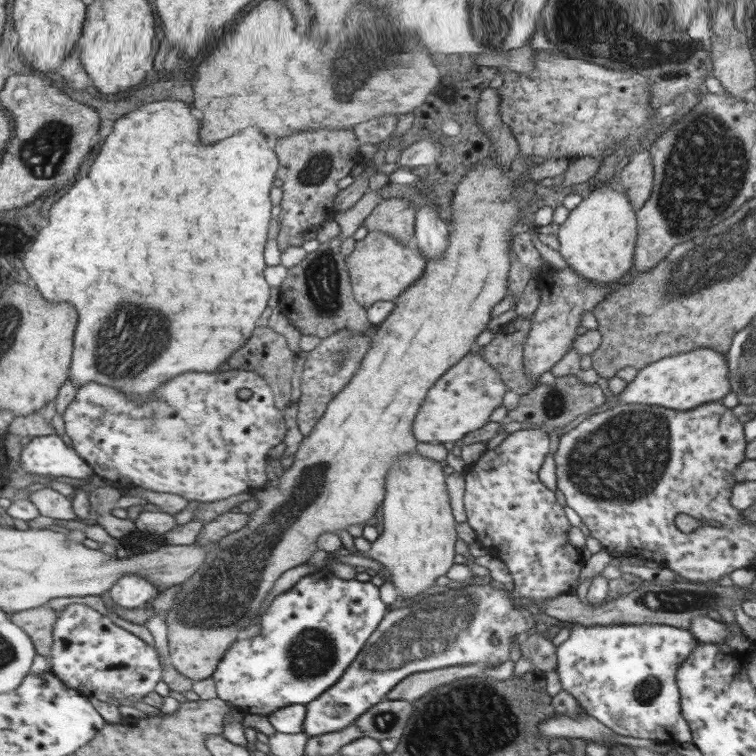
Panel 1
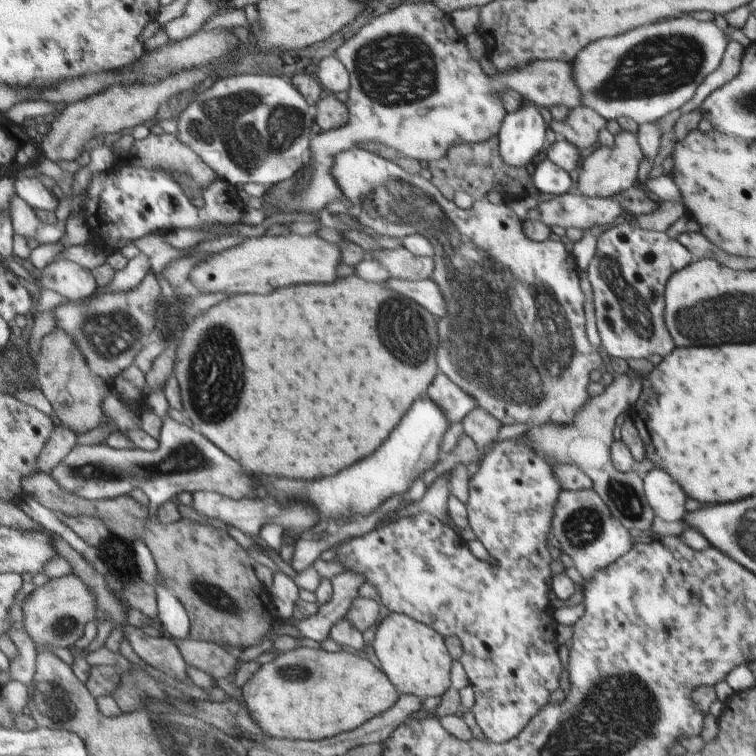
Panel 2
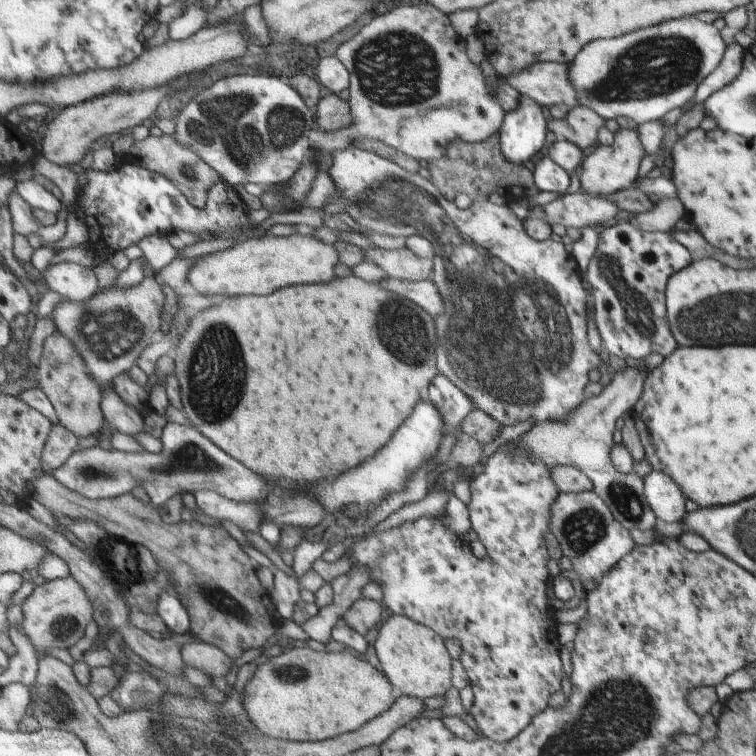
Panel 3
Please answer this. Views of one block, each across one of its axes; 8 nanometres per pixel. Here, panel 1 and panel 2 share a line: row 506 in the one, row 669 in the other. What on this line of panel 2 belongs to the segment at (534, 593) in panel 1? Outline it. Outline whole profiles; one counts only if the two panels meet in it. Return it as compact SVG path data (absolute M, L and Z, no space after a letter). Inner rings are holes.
M525 434L519 440L506 440L496 445L496 447L489 454L481 455L479 460L480 470L472 476L469 480L469 500L465 504L468 511L469 526L476 534L478 540L485 546L488 554L492 556L495 565L488 564L484 560L479 560L476 556L470 553L467 541L461 536L458 536L448 525L444 524L431 514L419 514L415 517L404 517L398 522L385 526L380 530L374 530L364 535L363 537L356 537L350 540L347 544L341 543L338 557L339 560L346 563L347 571L358 571L362 573L367 582L372 584L380 592L380 600L382 604L388 608L392 613L404 614L412 617L418 622L428 625L430 628L441 633L442 636L456 636L460 640L459 646L461 655L459 661L462 663L466 671L469 682L475 694L475 704L471 708L480 730L484 736L495 743L508 743L514 737L526 730L528 724L532 722L532 718L548 705L548 698L550 694L558 688L558 678L562 674L563 667L560 666L560 658L558 658L558 650L556 650L556 640L554 640L554 630L558 626L548 612L548 584L550 584L550 552L546 546L546 534L550 532L550 522L554 519L554 508L560 499L561 485L556 476L554 476L554 467L546 461L540 454L536 454L533 449L525 442Z

